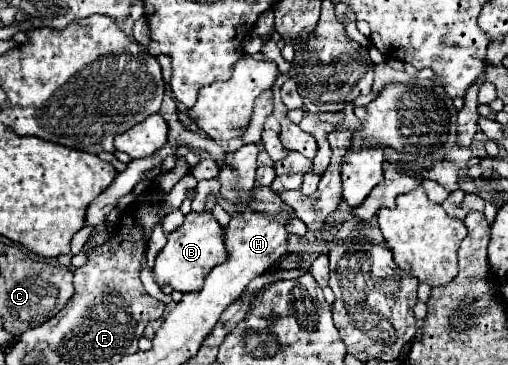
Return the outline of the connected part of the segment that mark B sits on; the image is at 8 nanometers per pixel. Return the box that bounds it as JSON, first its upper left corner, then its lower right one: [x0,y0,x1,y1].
[153,212,227,292]

